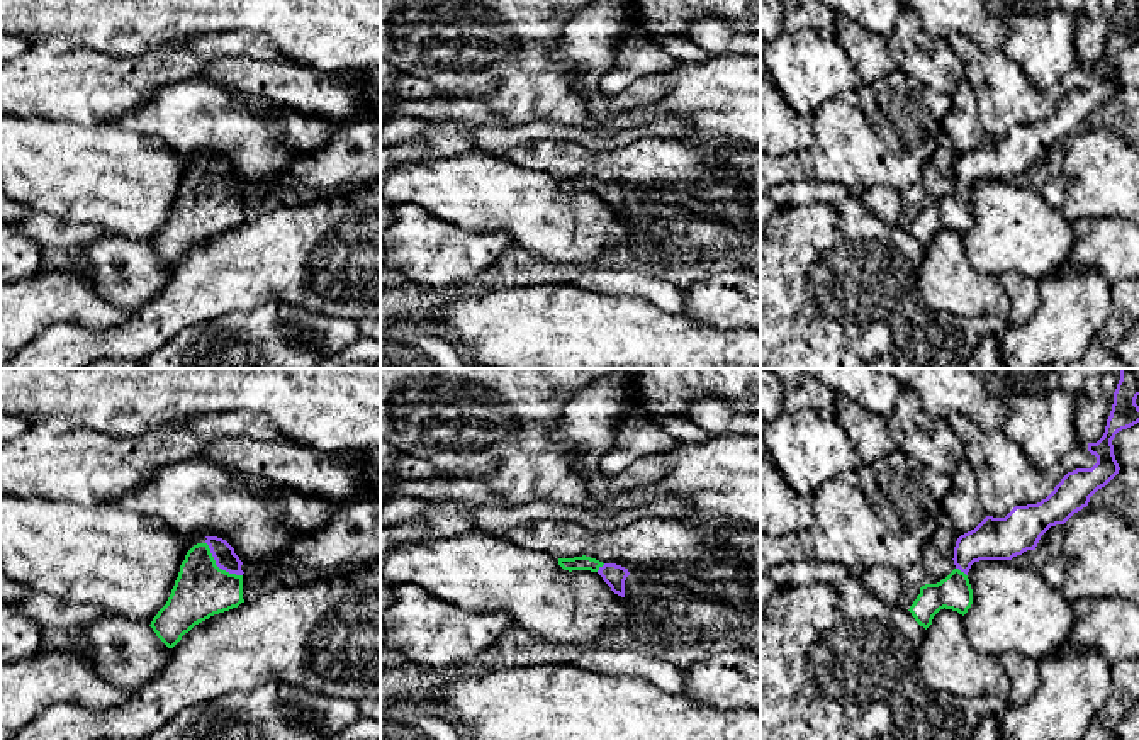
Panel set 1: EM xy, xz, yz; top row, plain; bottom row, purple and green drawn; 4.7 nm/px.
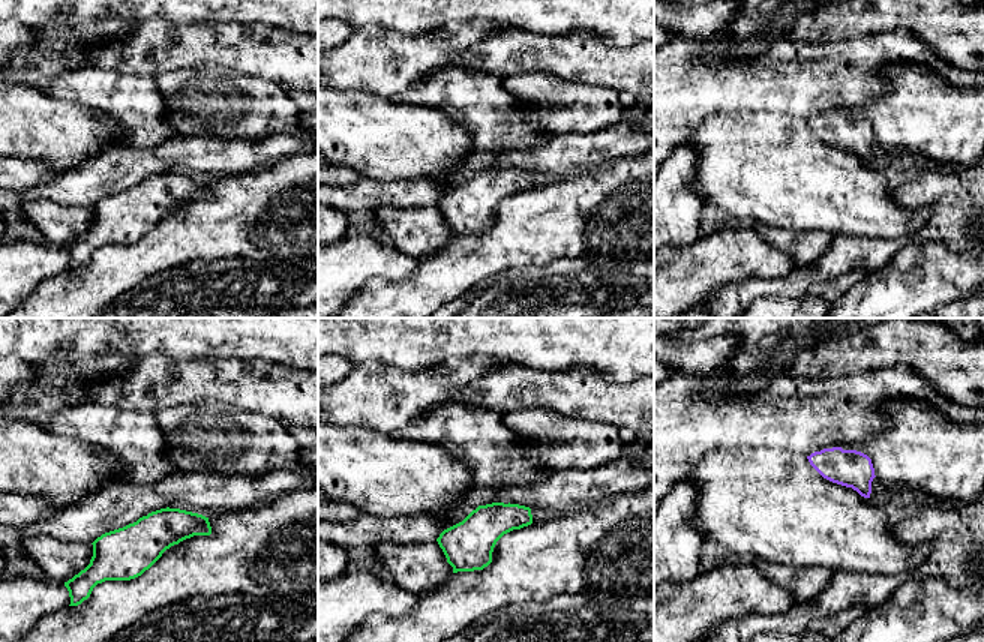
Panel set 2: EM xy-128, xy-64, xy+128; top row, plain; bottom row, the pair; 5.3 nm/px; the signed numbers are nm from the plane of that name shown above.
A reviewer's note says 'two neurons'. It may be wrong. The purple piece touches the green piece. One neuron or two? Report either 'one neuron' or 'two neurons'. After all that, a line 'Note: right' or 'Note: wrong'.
one neuron
Note: wrong

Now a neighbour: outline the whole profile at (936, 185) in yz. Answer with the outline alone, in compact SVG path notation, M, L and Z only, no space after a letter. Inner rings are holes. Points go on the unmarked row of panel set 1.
M930 161L923 166L920 183L925 190L925 204L937 204L956 188L954 180L940 175Z

